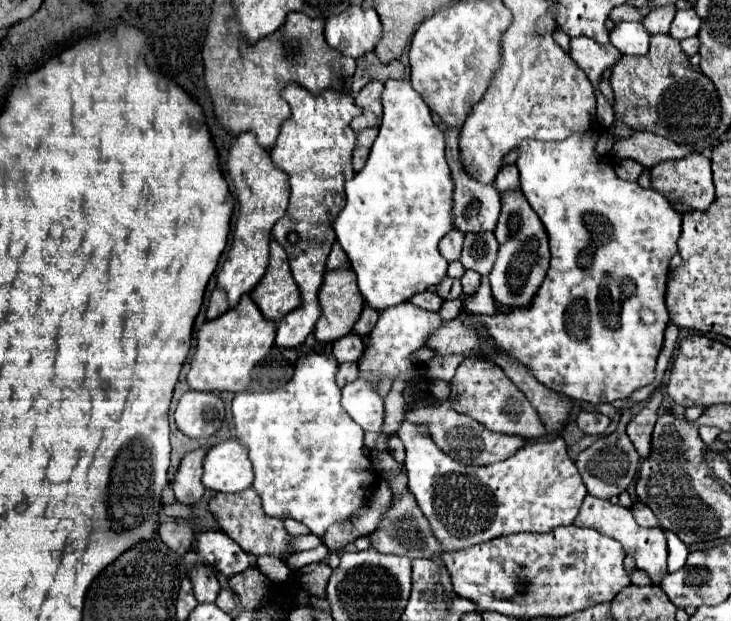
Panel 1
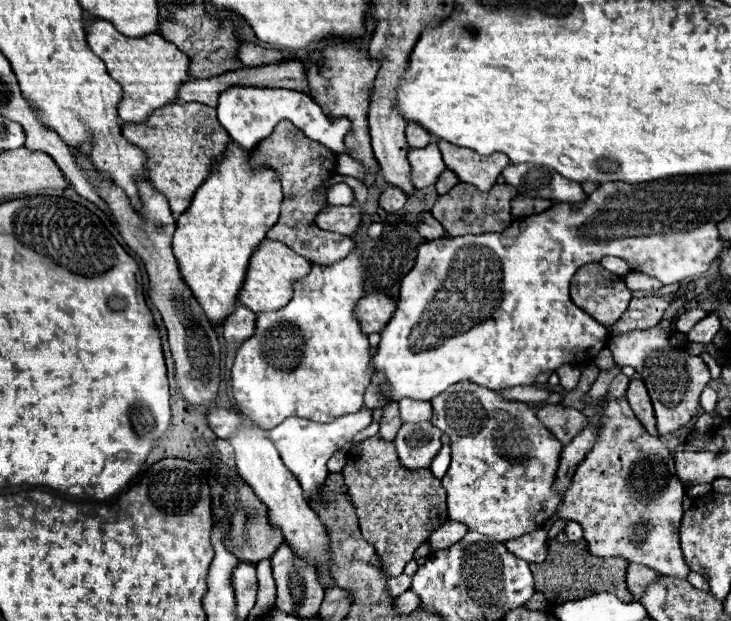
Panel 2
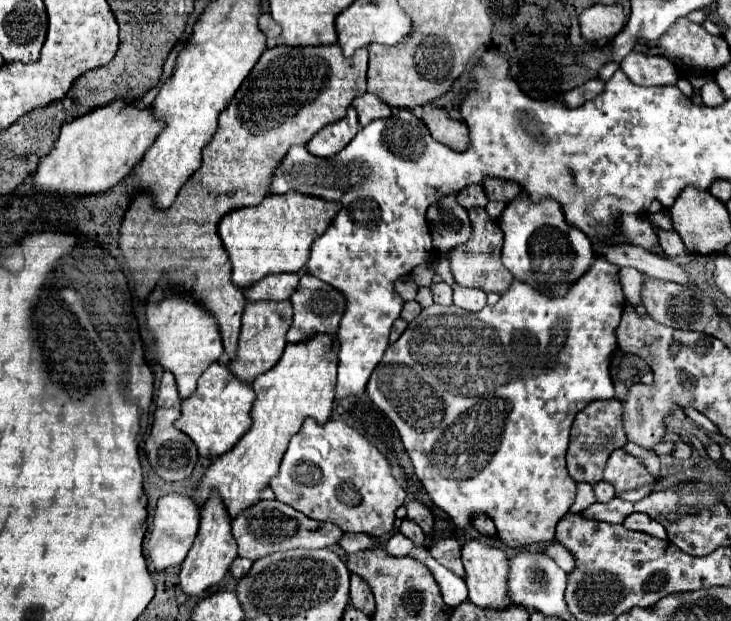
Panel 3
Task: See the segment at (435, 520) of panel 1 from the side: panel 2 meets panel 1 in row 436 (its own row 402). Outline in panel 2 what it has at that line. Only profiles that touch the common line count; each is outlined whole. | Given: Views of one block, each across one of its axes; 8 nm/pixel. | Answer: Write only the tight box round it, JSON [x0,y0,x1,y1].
[400,398,432,422]

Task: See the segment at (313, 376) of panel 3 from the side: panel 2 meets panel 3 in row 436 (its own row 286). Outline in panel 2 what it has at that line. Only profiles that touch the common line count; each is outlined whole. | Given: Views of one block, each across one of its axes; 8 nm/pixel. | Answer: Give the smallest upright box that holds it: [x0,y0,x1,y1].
[238,240,310,312]

